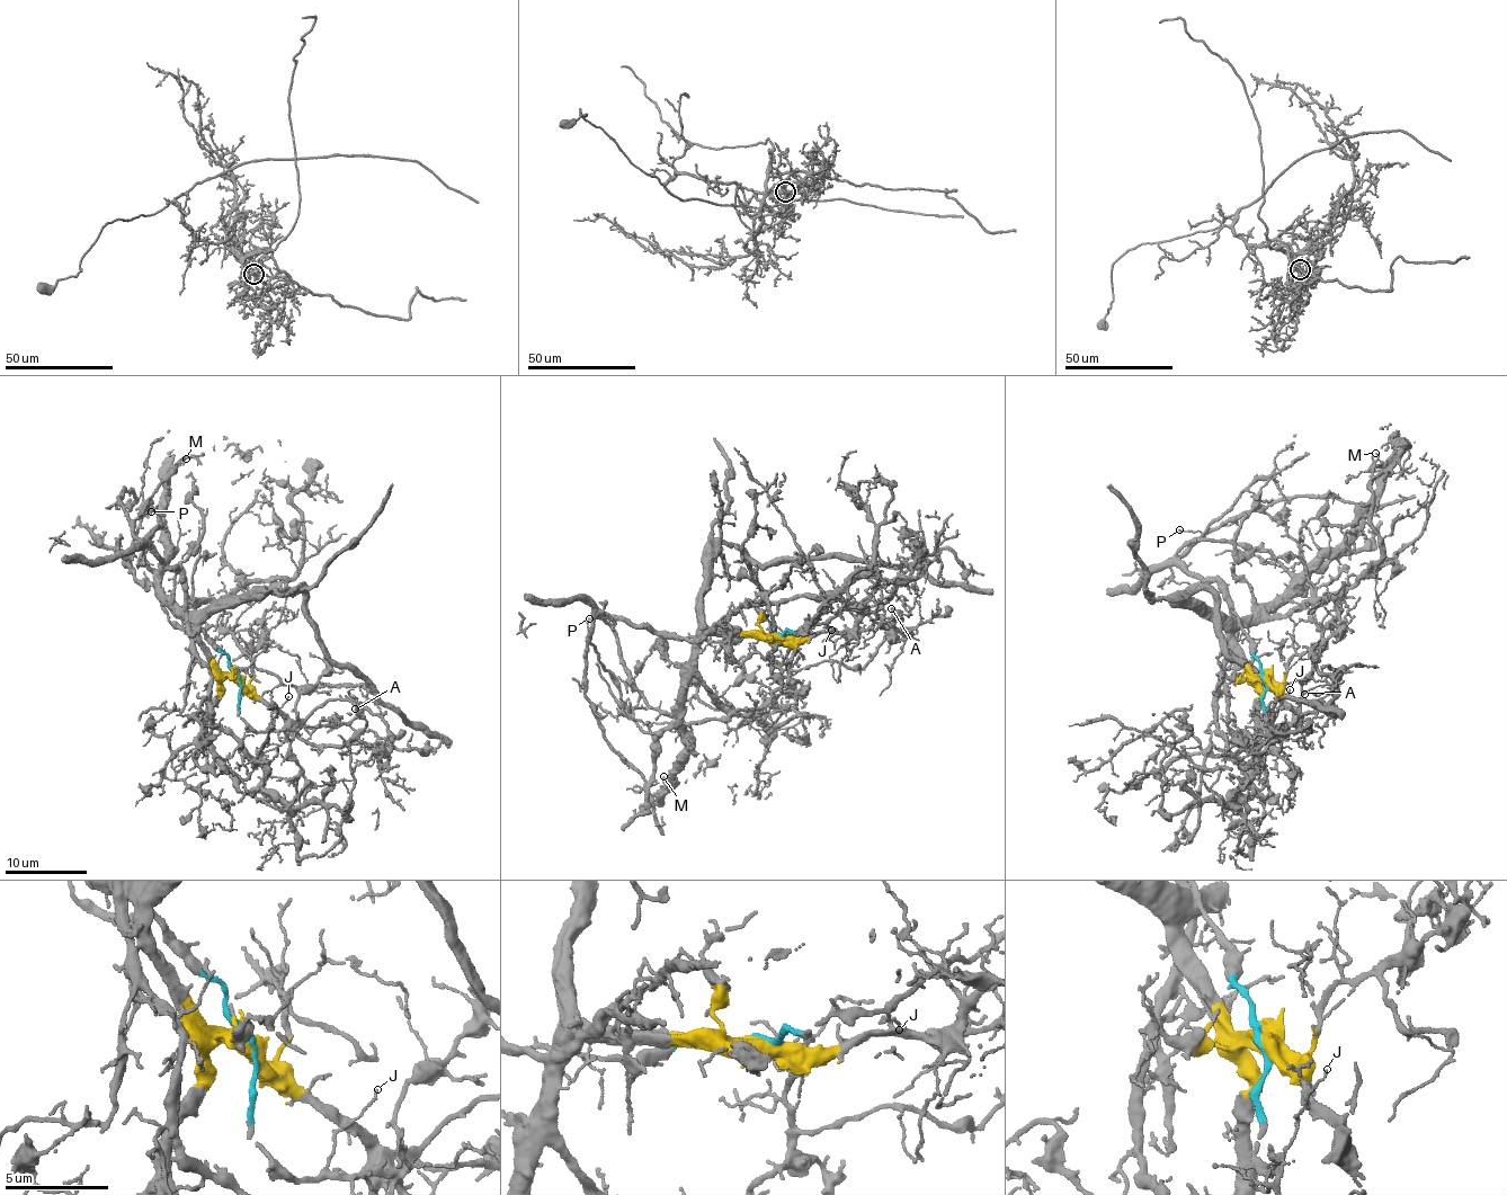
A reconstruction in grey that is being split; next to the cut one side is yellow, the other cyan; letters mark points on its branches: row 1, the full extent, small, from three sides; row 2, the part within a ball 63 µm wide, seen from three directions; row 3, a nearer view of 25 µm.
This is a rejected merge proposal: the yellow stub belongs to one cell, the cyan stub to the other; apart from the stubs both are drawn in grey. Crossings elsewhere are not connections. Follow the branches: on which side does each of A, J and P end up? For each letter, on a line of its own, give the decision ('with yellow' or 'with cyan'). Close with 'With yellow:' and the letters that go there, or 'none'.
A: with yellow
J: with cyan
P: with cyan
With yellow: A

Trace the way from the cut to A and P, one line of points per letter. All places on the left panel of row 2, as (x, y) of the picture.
A: (238, 677), (252, 694), (259, 695), (295, 721), (311, 728), (348, 723), (364, 704), (357, 702), (355, 710)
P: (238, 677), (230, 660), (198, 622), (179, 571), (163, 568), (137, 541), (132, 527), (140, 514), (151, 513)

